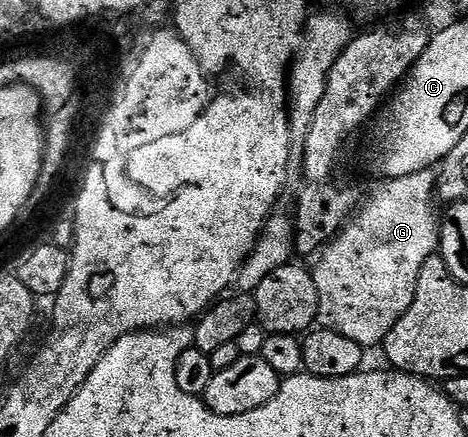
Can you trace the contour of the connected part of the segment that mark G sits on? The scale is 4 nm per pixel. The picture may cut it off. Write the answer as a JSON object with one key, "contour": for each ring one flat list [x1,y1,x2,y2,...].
{"contour":[[435,170,387,180,365,205,317,254,312,272,318,296,317,324,370,347,381,346,404,311,412,307,420,267,438,253]]}

